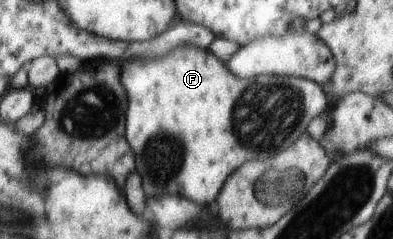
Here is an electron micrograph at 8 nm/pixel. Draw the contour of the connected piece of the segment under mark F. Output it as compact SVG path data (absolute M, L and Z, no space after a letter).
M189 44L177 46L169 54L161 56L161 58L153 58L151 62L131 60L129 64L123 64L121 66L121 76L123 76L123 86L129 92L129 96L127 96L126 138L129 146L136 153L135 169L139 172L139 176L141 176L141 184L143 184L145 194L149 198L161 198L161 196L167 196L167 194L179 194L179 196L183 196L187 200L193 200L197 204L203 204L203 206L215 202L221 186L225 184L225 181L229 178L229 174L233 170L237 170L241 164L249 162L249 160L265 160L267 156L279 154L281 150L292 147L296 143L296 140L301 138L301 134L307 130L307 124L315 116L319 116L321 112L326 112L327 107L332 104L330 100L327 102L328 97L325 96L324 89L315 81L297 78L295 76L265 76L265 74L257 76L257 80L239 80L239 78L233 76L233 72L227 68L225 62L219 60L217 56L213 56L213 52L209 52L205 48L199 50L197 46L189 46Z

